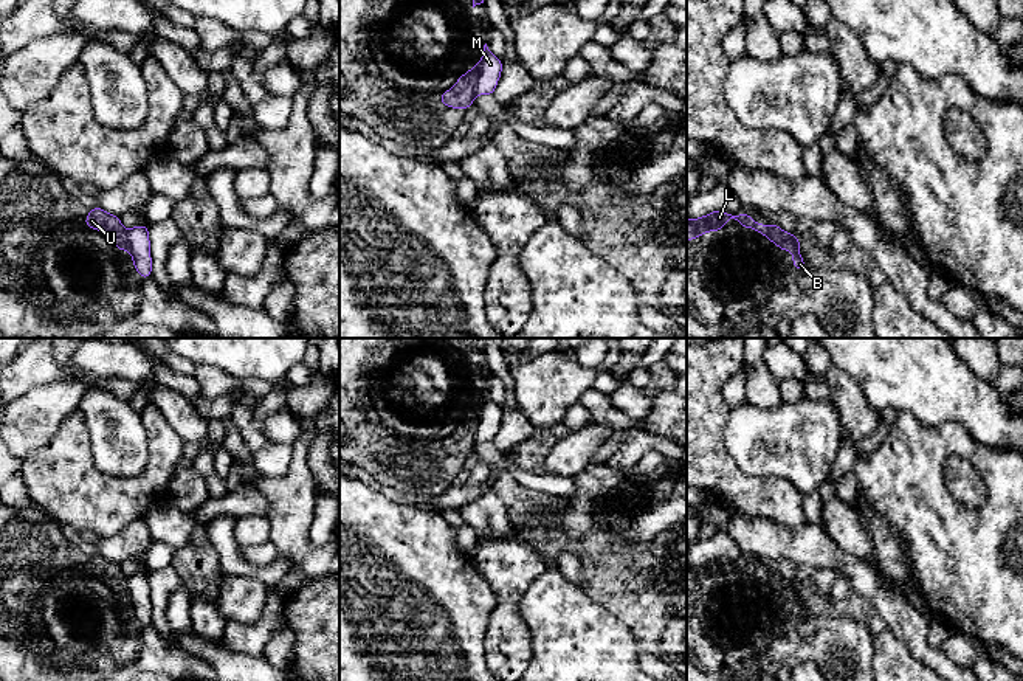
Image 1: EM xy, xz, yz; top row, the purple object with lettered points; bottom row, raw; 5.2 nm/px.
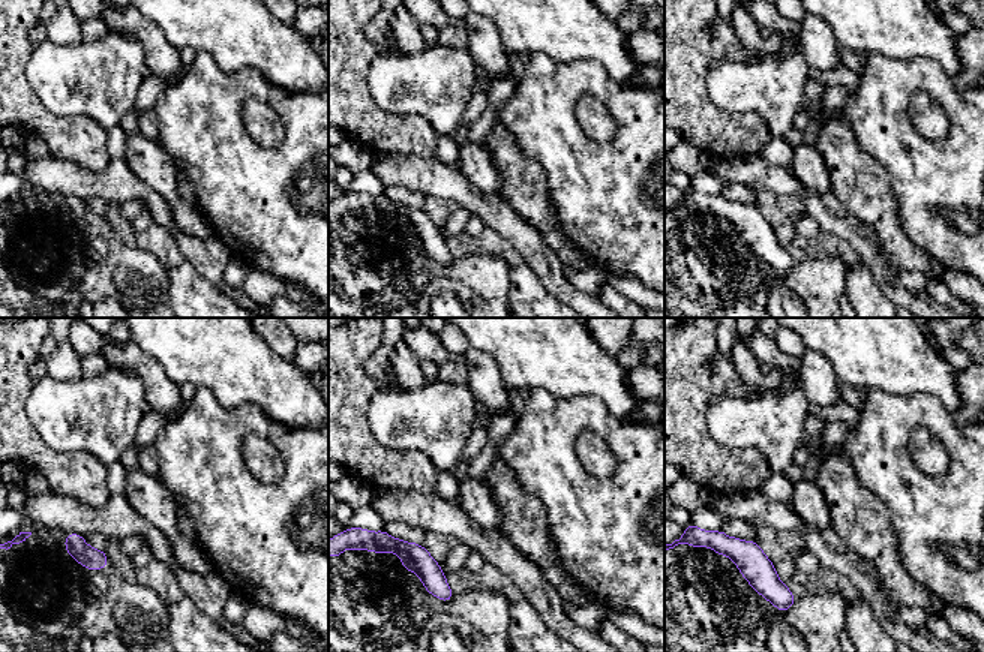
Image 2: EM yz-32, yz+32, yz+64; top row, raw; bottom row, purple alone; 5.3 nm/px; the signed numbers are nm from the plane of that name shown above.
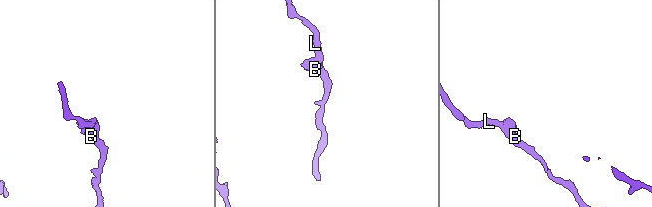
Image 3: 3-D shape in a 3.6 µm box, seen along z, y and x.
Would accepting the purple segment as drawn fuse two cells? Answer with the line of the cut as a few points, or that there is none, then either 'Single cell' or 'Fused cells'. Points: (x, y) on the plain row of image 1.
Split along xz (473, 416), (476, 441). Fused cells

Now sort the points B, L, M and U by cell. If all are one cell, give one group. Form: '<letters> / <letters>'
B L M / U

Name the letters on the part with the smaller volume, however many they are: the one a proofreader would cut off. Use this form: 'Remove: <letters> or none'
Remove: U

